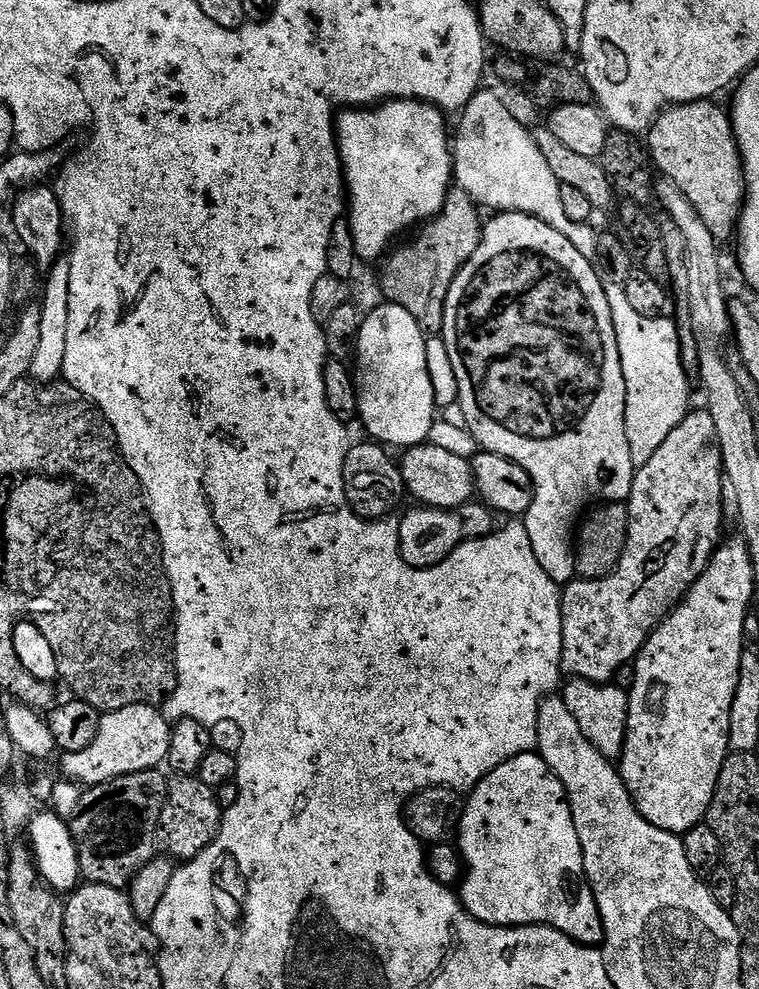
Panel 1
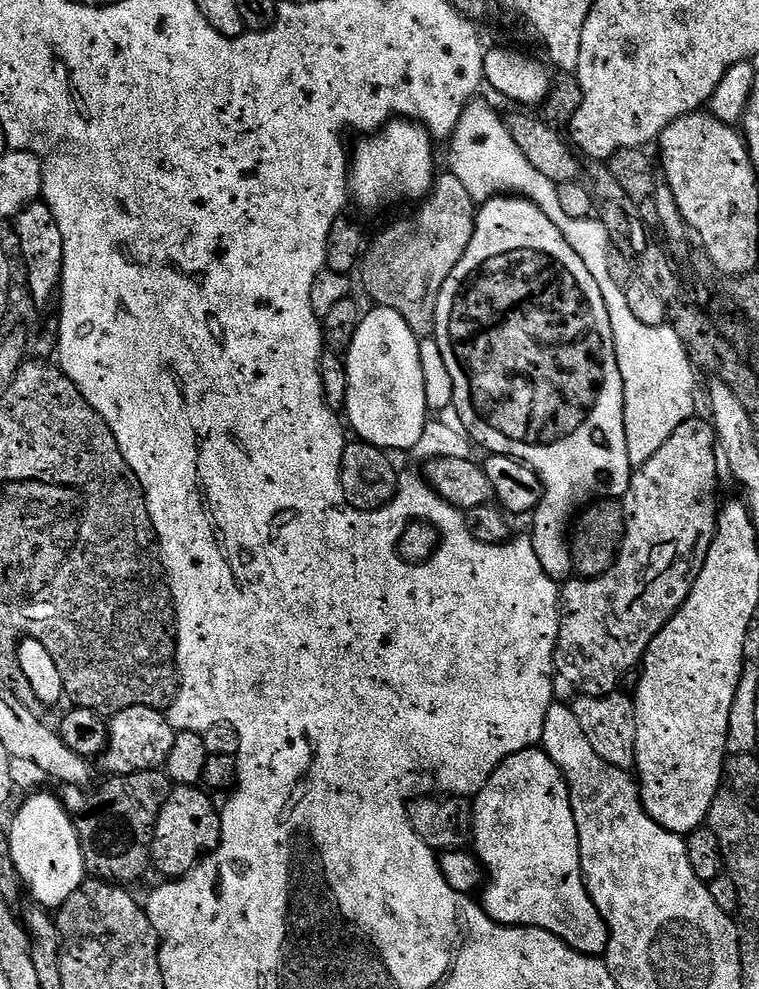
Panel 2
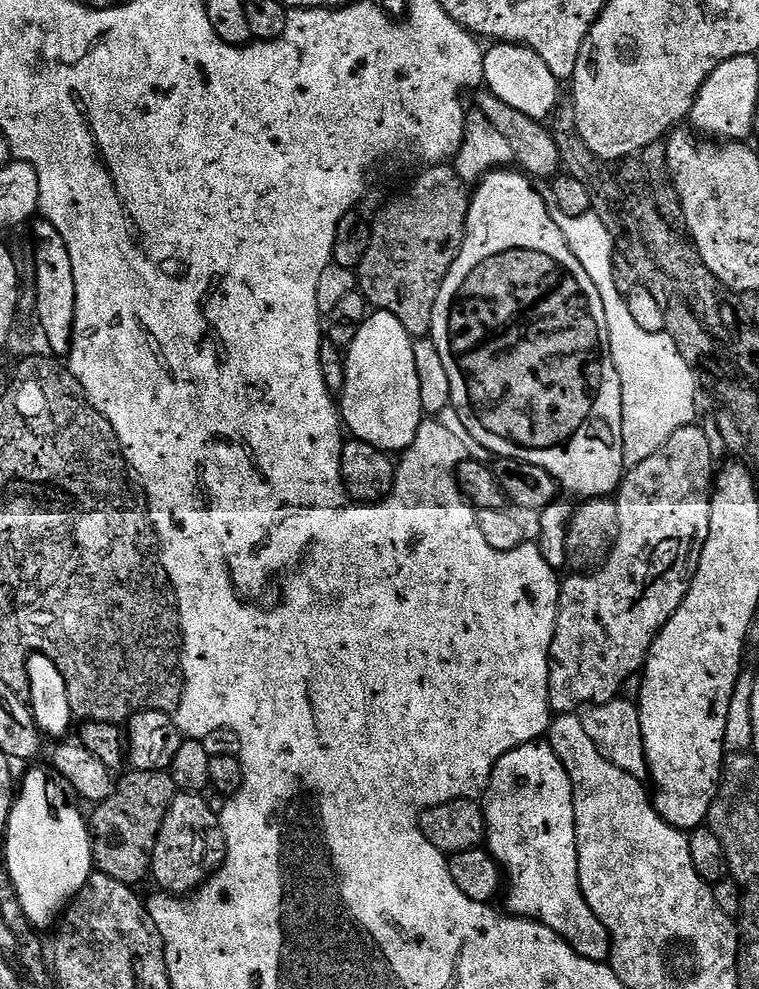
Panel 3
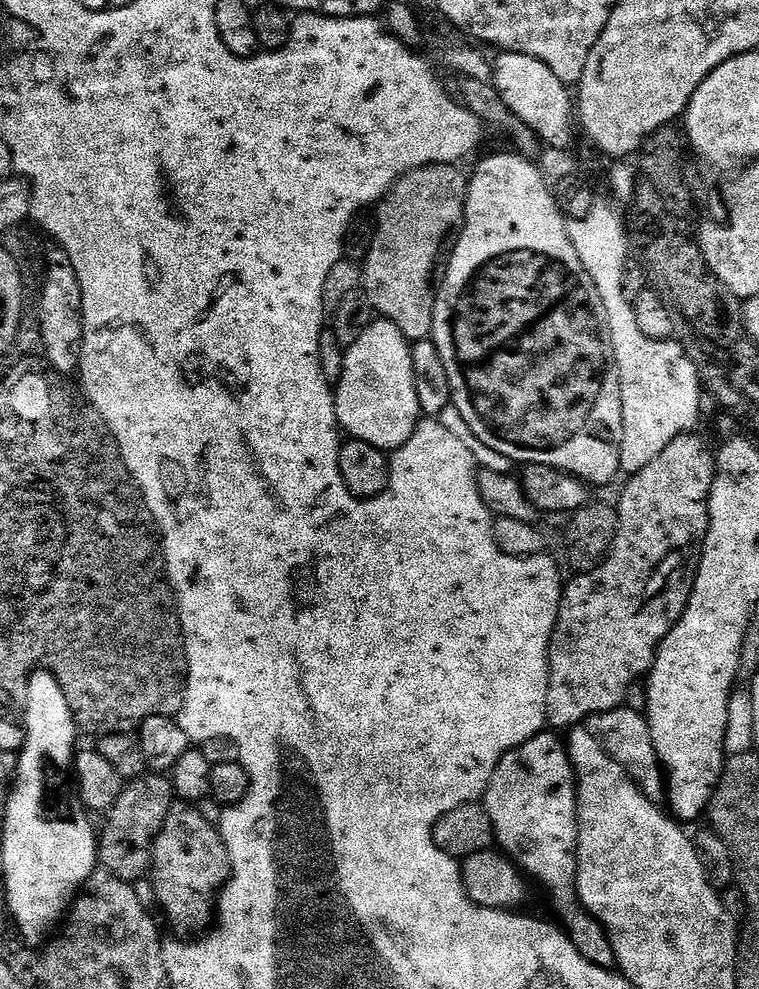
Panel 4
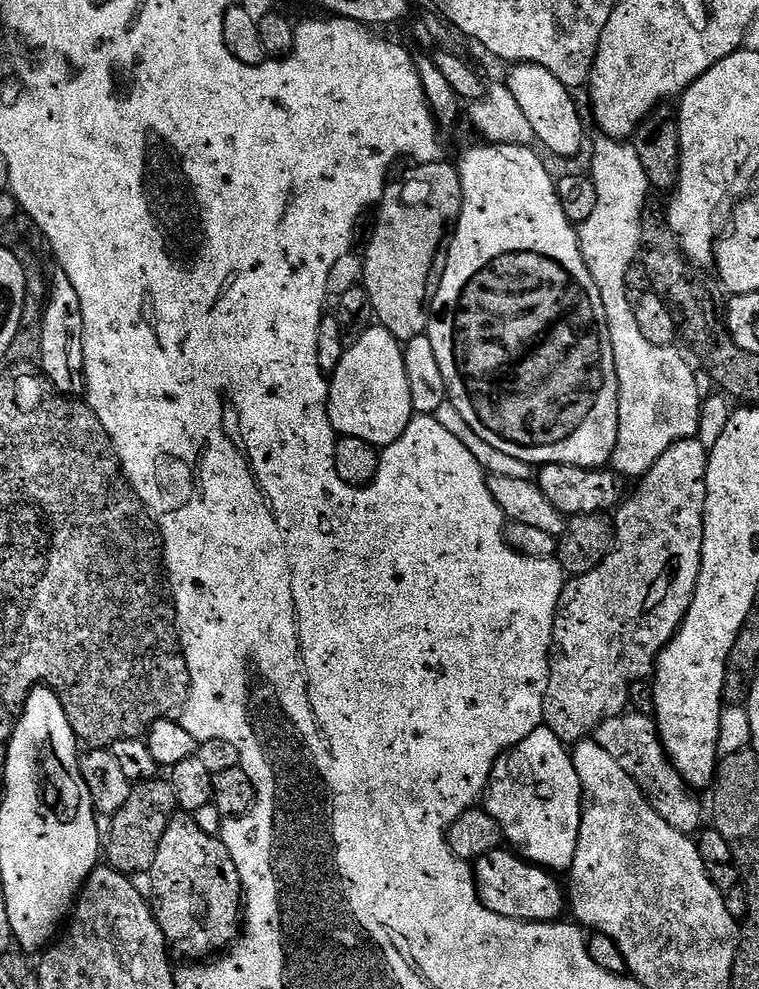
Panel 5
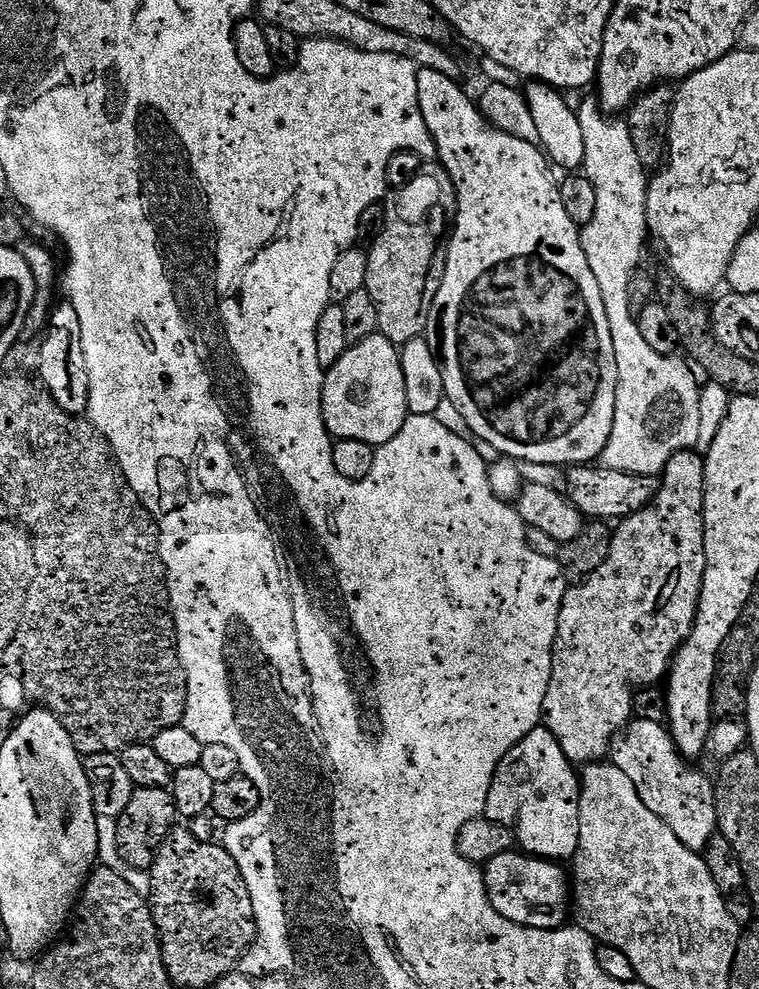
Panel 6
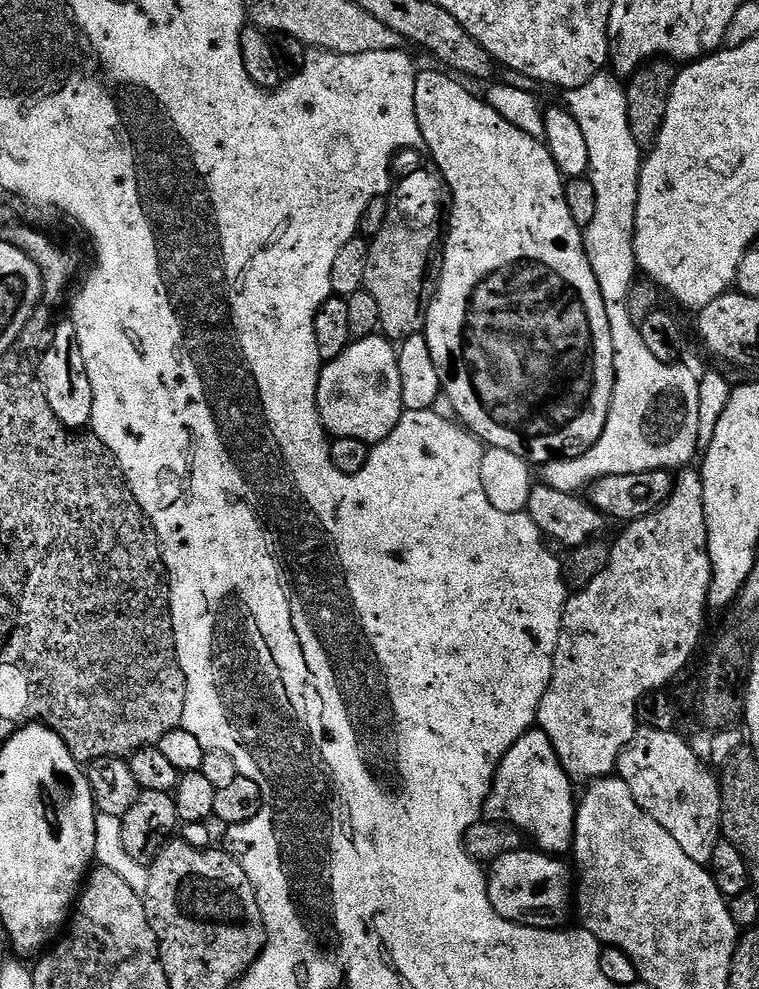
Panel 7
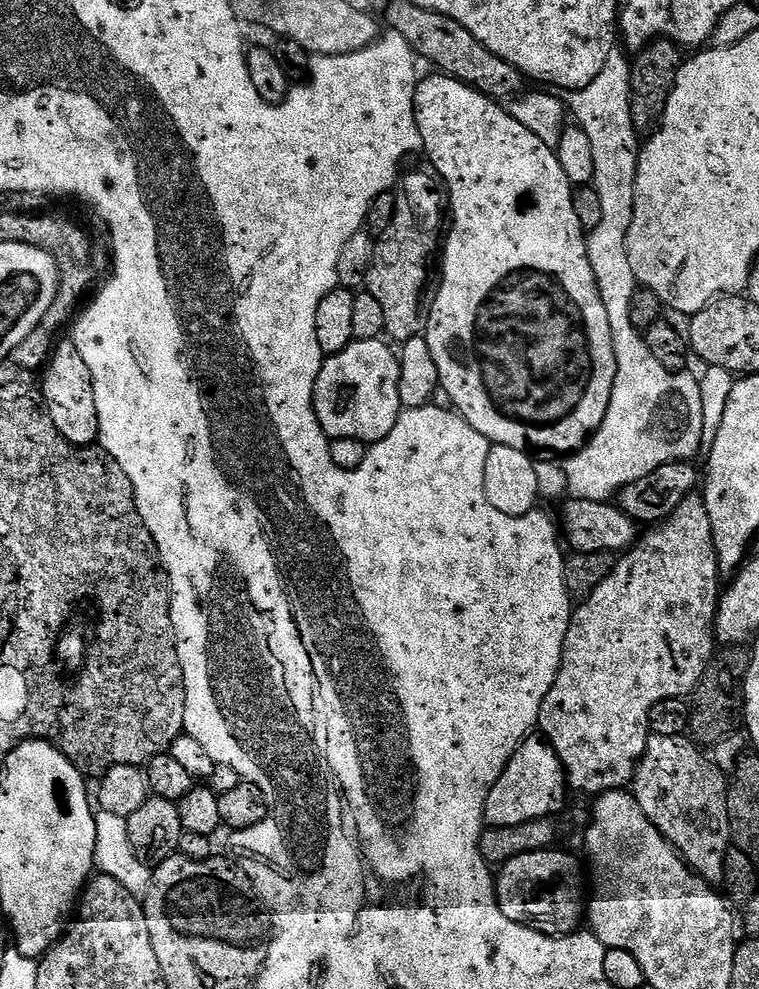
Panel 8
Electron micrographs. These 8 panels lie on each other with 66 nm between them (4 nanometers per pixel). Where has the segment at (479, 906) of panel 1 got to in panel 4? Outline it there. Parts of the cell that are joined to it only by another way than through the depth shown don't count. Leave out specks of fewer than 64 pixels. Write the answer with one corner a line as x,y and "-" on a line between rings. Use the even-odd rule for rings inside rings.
552,730
539,732
522,746
510,750
500,759
494,774
490,778
487,790
484,791
482,803
490,814
490,822
496,831
495,843
525,877
537,880
548,891
552,899
552,908
560,915
559,923
568,937
574,942
578,954
591,964
609,970
616,968
614,946
608,937
608,931
590,915
576,894
576,776
572,772
572,764
568,761
568,749
565,741
556,736

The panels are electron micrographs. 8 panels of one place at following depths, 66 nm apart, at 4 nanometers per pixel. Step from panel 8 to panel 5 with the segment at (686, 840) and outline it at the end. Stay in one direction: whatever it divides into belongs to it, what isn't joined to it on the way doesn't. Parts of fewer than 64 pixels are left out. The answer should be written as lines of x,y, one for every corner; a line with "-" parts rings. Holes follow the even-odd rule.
631,710
625,711
619,716
603,720
597,726
594,738
630,778
636,780
636,785
642,790
642,794
648,799
648,805
660,815
674,830
685,834
696,834
701,831
706,820
706,808
700,805
700,800
695,791
689,788
682,777
676,772
676,767
668,759
668,753
664,750
664,743
660,741
660,731
656,728
653,717
643,716

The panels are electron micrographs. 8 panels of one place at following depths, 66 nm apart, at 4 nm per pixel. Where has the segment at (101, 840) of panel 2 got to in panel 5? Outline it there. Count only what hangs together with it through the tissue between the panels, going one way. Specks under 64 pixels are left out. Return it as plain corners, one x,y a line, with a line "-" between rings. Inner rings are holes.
167,779
139,781
130,798
126,798
126,806
112,817
112,825
106,834
107,863
129,878
136,878
139,872
151,873
158,842
162,842
162,834
166,834
166,826
177,812
174,790

